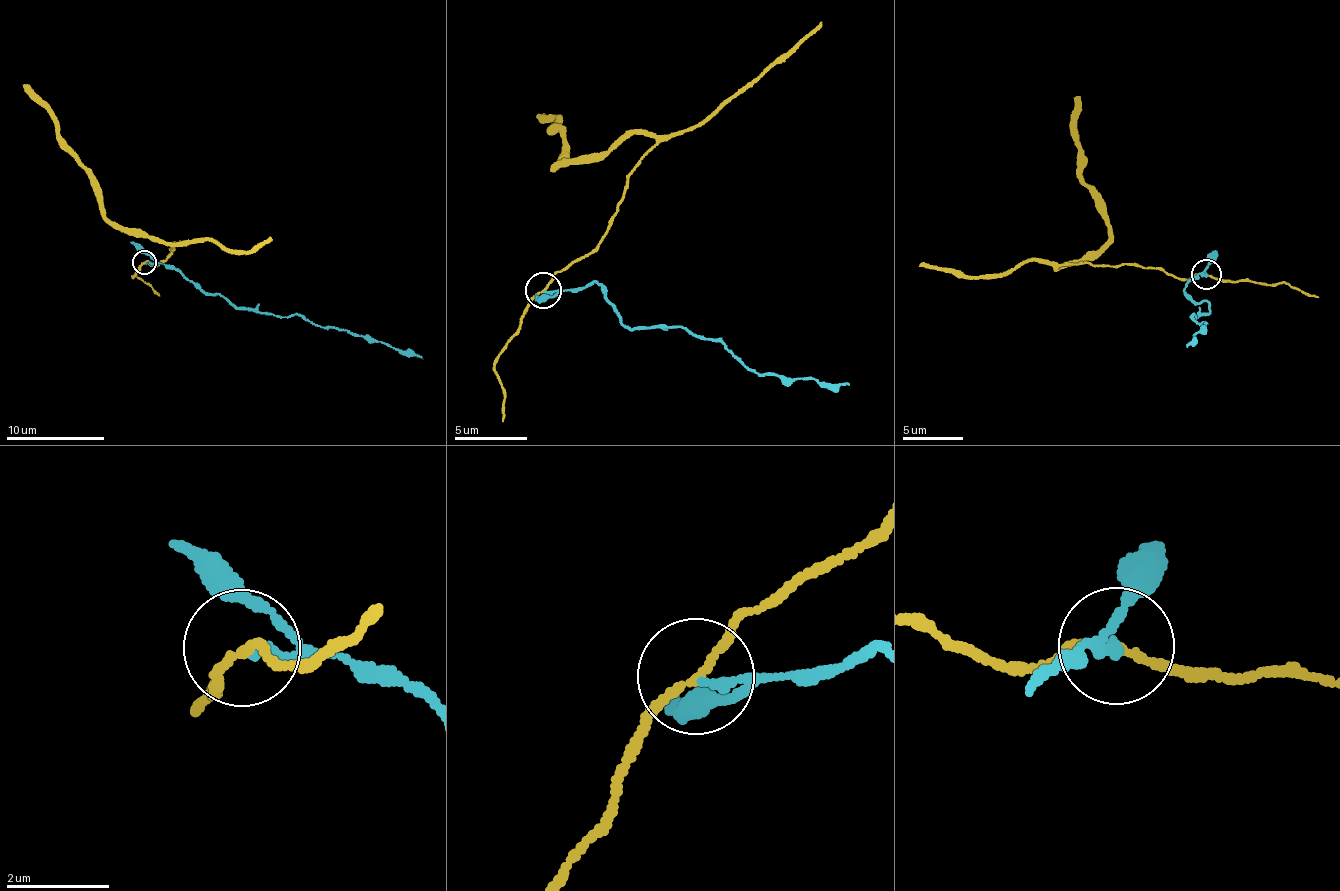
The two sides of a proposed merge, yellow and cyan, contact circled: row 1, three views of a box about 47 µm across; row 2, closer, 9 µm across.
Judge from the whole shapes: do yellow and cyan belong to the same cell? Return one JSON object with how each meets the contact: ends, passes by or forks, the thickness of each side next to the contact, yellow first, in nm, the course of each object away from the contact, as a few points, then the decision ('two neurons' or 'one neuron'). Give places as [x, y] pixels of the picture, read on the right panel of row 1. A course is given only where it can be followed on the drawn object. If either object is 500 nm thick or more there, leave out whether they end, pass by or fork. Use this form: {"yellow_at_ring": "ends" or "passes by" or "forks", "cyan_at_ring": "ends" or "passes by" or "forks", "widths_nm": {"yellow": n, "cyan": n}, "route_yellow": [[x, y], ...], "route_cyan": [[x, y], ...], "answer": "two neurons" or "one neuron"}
{"yellow_at_ring": "passes by", "cyan_at_ring": "passes by", "widths_nm": {"yellow": 150, "cyan": 130}, "route_yellow": [[1206, 275], [1187, 279], [1144, 267], [1058, 265], [1095, 260], [1107, 237], [1107, 216], [1078, 165], [1076, 96]], "route_cyan": [[1206, 275], [1192, 276], [1183, 289], [1210, 310], [1193, 320], [1190, 313], [1206, 326], [1187, 346]], "answer": "two neurons"}

